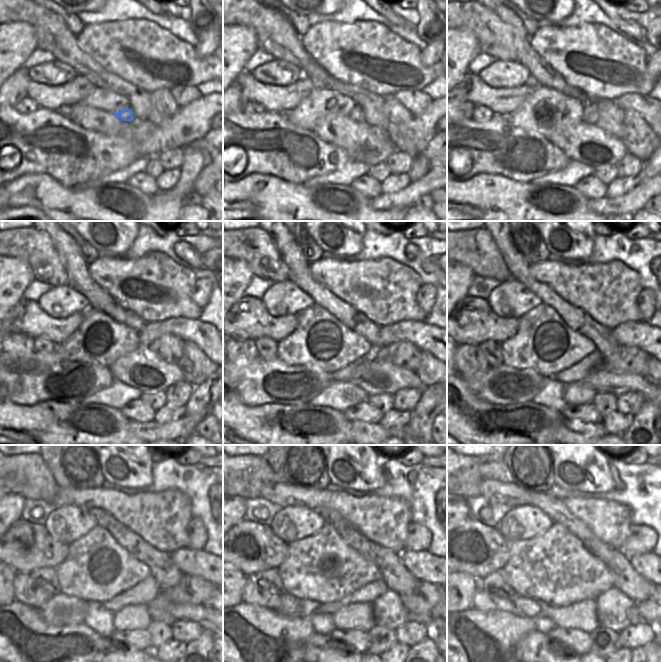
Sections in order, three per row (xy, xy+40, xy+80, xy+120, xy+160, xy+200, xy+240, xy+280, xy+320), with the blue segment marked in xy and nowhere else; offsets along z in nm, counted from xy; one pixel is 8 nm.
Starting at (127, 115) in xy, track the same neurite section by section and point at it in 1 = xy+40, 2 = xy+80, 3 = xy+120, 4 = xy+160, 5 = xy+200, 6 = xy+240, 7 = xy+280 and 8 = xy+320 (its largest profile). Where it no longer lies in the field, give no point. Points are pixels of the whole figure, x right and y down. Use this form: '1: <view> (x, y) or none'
1: xy+40 (356, 114)
2: xy+80 (589, 107)
3: xy+120 (202, 334)
4: xy+160 (425, 337)
5: xy+200 (649, 339)
6: xy+240 (189, 561)
7: xy+280 (424, 566)
8: xy+320 (650, 566)

